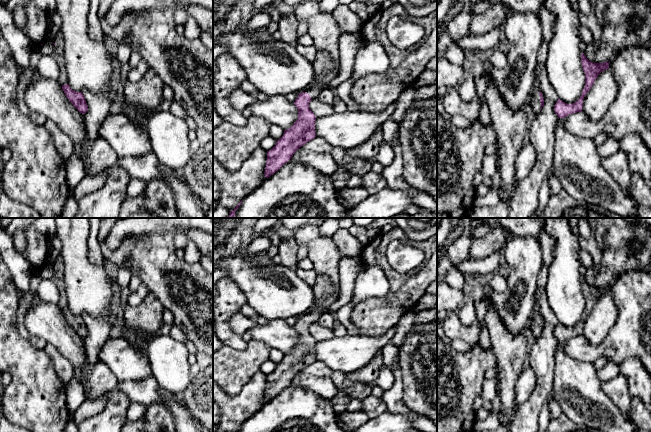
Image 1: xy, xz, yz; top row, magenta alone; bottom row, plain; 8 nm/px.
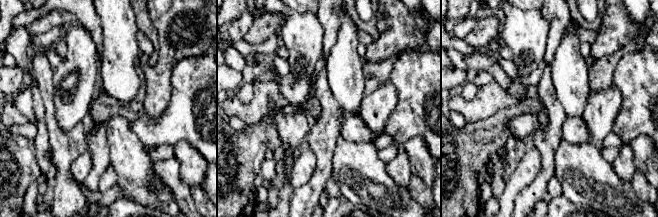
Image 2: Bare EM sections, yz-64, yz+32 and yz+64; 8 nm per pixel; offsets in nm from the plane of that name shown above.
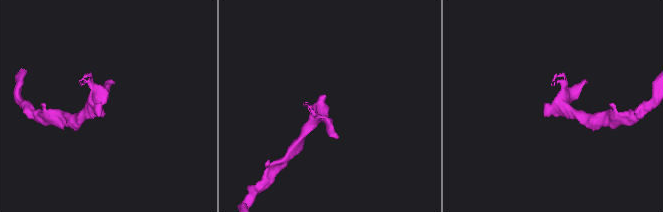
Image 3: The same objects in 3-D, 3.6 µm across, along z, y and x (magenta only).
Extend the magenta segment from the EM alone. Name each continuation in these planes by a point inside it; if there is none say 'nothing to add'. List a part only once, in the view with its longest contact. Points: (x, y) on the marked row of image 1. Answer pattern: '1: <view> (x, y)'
1: yz (534, 101)

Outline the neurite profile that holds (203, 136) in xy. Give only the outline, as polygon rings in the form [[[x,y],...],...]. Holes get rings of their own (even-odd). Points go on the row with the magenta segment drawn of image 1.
[[[197,128],[196,135],[201,146],[207,144],[213,138],[213,134],[211,132],[202,128]]]

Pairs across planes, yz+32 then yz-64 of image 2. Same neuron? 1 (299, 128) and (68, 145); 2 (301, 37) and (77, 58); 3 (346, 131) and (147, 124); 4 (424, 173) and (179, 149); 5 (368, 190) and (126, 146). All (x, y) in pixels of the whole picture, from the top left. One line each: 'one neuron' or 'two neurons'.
1: one neuron
2: one neuron
3: one neuron
4: one neuron
5: one neuron

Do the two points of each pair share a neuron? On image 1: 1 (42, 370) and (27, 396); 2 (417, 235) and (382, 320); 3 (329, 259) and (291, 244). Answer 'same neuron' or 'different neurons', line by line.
1: same neuron
2: different neurons
3: different neurons

